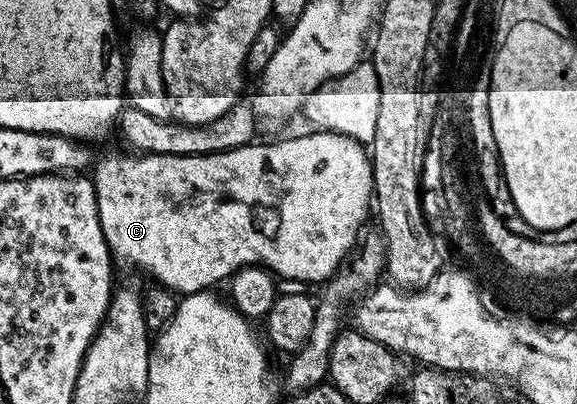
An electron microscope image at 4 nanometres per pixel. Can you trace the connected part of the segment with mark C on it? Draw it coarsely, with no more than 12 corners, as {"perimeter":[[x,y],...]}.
{"perimeter":[[335,131],[93,167],[116,264],[326,284],[373,211]]}

